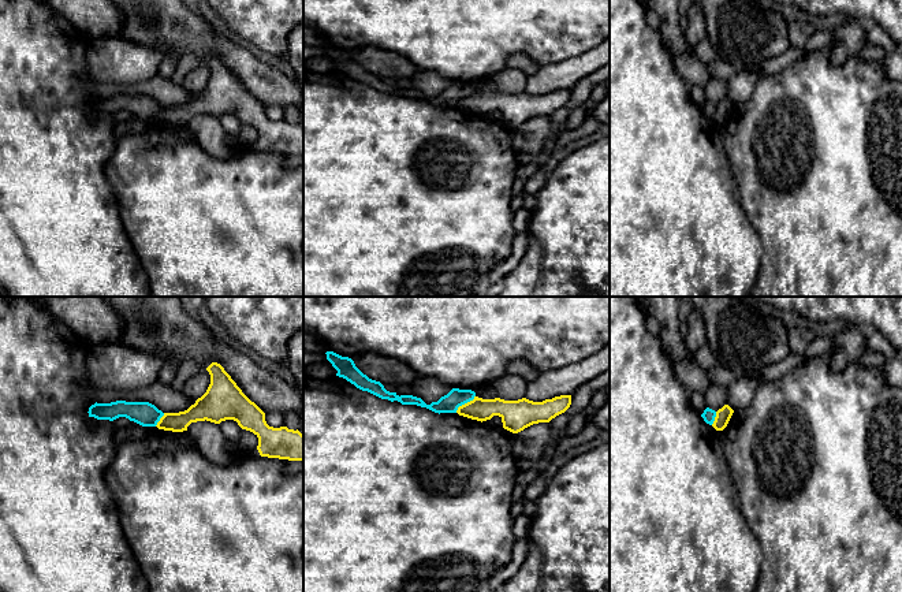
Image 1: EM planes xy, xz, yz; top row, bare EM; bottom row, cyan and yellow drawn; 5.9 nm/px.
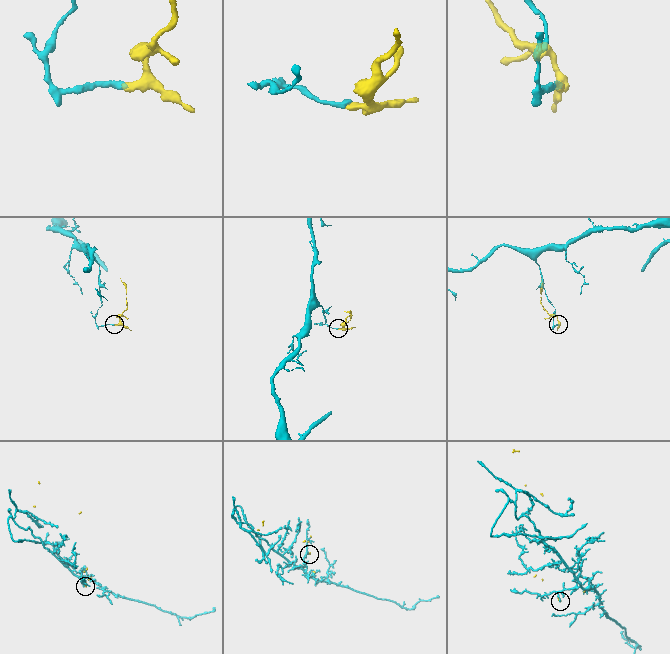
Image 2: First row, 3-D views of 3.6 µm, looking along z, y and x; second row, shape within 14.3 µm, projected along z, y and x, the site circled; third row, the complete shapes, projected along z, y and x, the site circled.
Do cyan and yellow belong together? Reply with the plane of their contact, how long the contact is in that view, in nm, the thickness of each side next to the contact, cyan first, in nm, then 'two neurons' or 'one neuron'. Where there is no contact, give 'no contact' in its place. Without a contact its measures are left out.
xz | 160 nm | 110/130 nm | two neurons

